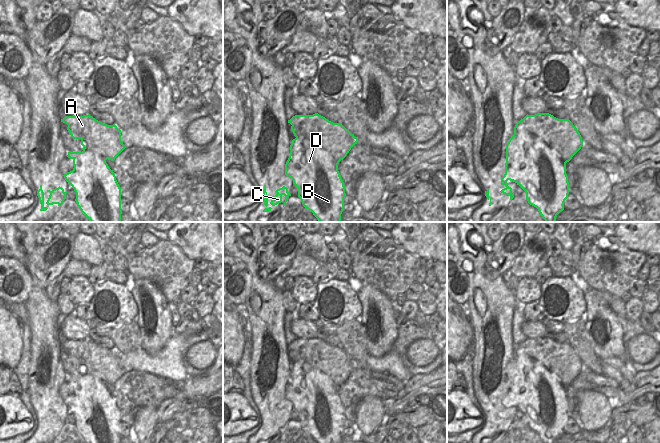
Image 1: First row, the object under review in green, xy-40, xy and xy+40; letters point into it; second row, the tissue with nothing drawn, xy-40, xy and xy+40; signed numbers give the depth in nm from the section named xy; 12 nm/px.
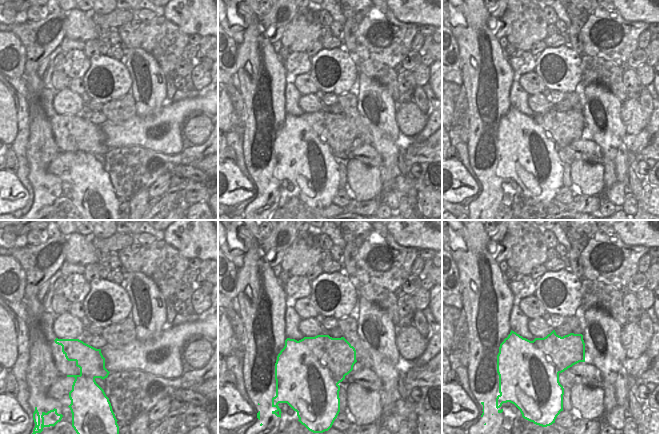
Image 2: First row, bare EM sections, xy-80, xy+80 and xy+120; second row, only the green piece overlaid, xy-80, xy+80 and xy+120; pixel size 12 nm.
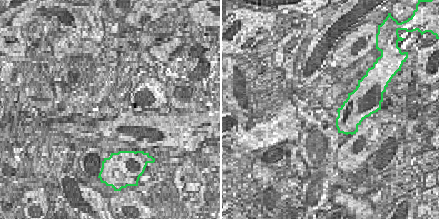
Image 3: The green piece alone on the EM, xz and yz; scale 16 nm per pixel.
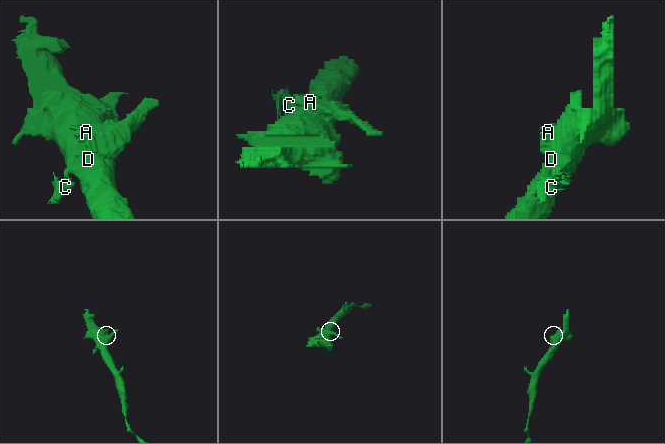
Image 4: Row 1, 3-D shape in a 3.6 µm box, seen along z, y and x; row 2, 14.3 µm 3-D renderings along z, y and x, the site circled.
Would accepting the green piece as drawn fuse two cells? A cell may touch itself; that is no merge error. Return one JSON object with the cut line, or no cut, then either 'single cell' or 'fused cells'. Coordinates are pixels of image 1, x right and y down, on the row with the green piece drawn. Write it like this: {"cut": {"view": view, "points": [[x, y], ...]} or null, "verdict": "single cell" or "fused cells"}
{"cut": {"view": "xy+40", "points": [[516, 123], [529, 124], [566, 162]]}, "verdict": "fused cells"}

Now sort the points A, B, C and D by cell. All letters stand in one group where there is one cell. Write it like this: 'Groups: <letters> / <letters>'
Groups: A / B C D.

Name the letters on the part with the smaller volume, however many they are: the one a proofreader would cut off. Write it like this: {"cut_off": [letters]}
{"cut_off": ["A"]}

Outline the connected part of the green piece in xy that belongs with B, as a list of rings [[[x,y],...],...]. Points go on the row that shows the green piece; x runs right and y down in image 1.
[[[305,136],[292,140],[290,155],[285,164],[285,175],[291,178],[298,188],[298,197],[303,206],[312,212],[319,222],[341,221],[346,193],[338,164],[339,161],[325,147],[318,149]]]

